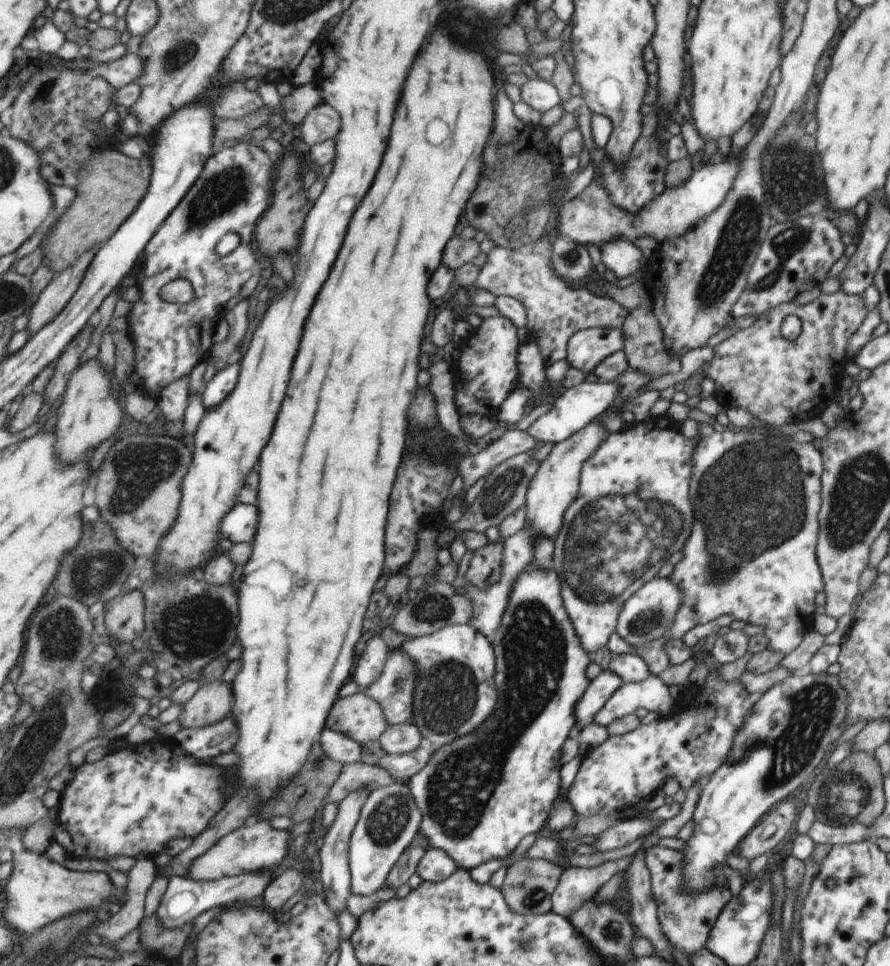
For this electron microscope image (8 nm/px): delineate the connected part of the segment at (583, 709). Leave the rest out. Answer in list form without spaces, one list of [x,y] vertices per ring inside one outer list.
[[[612,669],[600,672],[578,702],[577,722],[587,725],[594,721],[594,715],[600,710],[600,707],[604,706],[604,703],[622,684],[622,679]]]

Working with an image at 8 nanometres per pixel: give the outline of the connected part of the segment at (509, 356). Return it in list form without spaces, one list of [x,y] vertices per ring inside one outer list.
[[[490,316],[482,319],[480,326],[471,331],[469,338],[459,344],[461,358],[450,363],[459,366],[463,379],[463,383],[456,384],[454,389],[454,403],[458,414],[481,414],[495,419],[499,406],[518,382],[516,325],[505,316]]]

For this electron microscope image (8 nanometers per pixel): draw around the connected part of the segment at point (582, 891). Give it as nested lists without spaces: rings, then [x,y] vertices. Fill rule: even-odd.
[[[633,856],[619,861],[608,861],[592,868],[570,867],[565,869],[552,896],[552,910],[559,915],[569,915],[588,899],[596,896],[598,889],[614,874],[624,871]]]

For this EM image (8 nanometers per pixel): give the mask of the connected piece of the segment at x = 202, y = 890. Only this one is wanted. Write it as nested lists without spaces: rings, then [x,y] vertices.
[[[266,870],[266,872],[254,872],[254,874],[242,874],[236,878],[226,878],[220,882],[196,882],[196,880],[186,880],[182,876],[174,876],[170,890],[164,894],[160,907],[158,908],[158,918],[164,926],[184,926],[186,922],[196,920],[198,916],[202,916],[204,912],[208,912],[214,906],[220,904],[232,904],[236,900],[256,900],[260,896],[265,896],[265,892],[274,882],[274,871]]]

